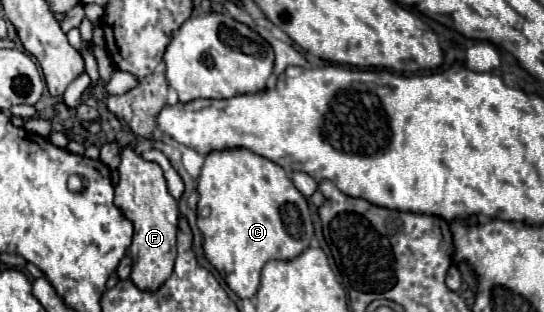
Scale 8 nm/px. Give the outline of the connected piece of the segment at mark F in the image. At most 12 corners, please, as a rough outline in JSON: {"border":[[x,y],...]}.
{"border":[[122,150],[114,204],[134,226],[130,280],[156,292],[176,260],[162,168]]}

